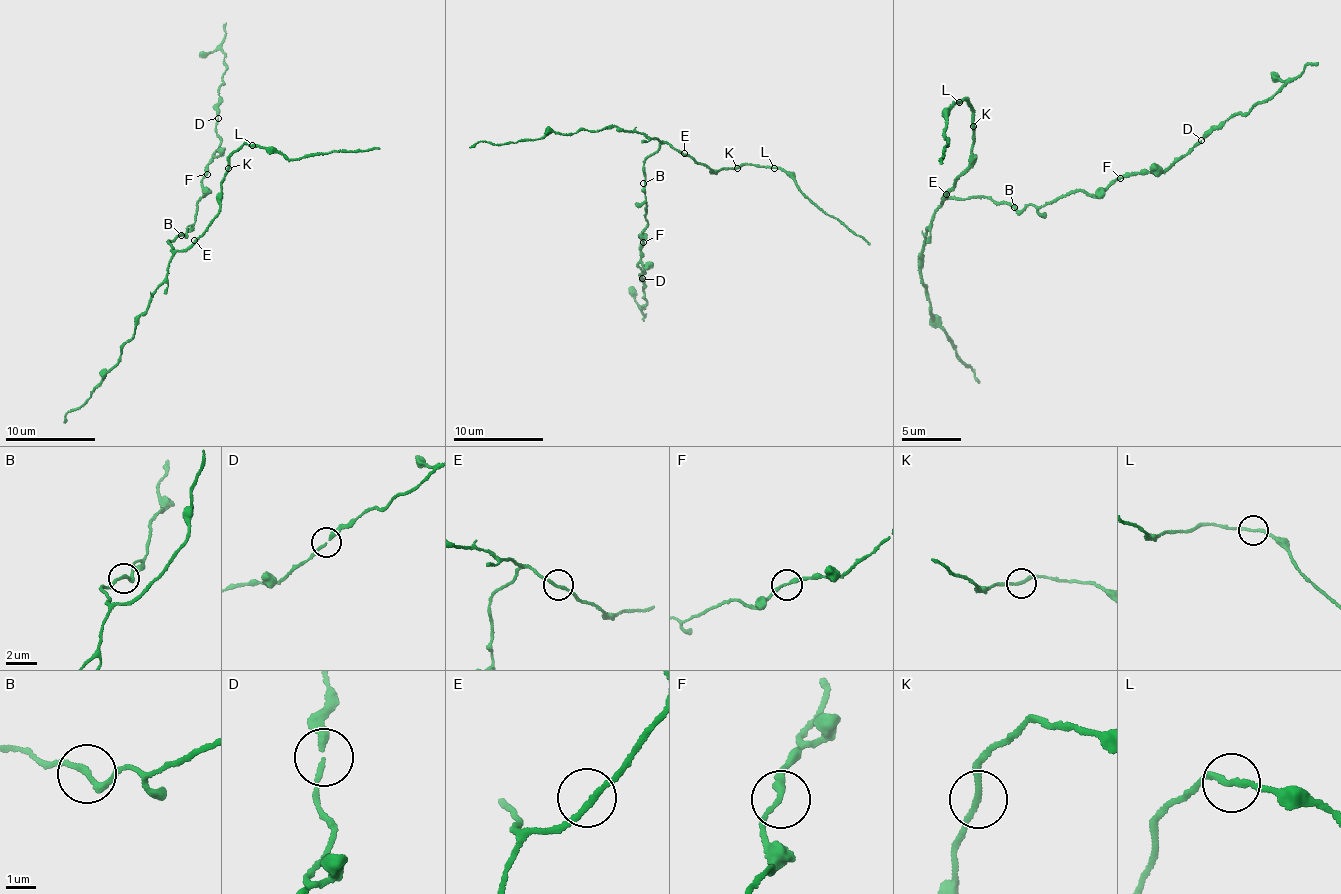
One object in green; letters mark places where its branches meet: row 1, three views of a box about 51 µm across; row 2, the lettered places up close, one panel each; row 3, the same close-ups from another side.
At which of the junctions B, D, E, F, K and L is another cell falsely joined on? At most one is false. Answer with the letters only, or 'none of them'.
none of them

